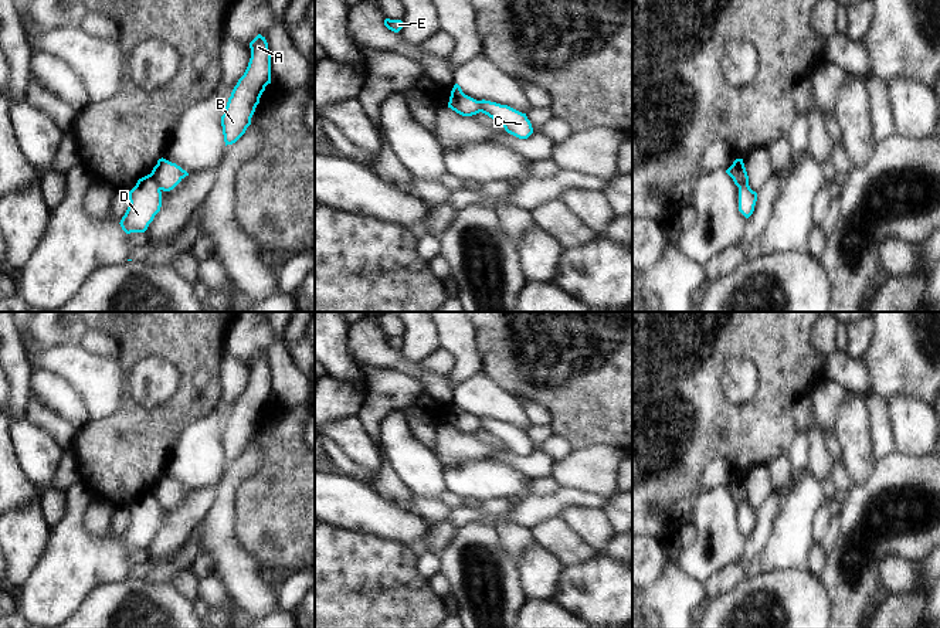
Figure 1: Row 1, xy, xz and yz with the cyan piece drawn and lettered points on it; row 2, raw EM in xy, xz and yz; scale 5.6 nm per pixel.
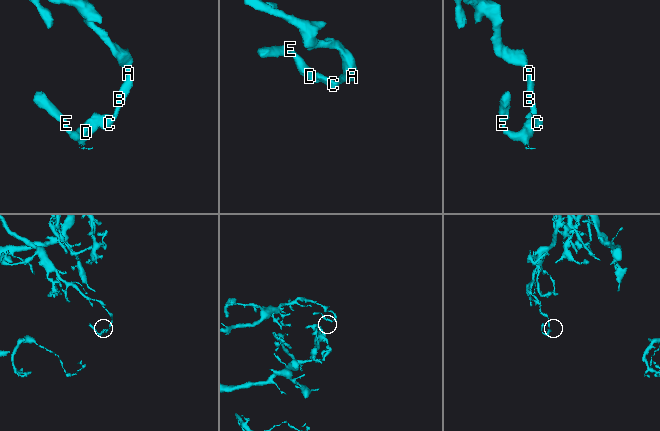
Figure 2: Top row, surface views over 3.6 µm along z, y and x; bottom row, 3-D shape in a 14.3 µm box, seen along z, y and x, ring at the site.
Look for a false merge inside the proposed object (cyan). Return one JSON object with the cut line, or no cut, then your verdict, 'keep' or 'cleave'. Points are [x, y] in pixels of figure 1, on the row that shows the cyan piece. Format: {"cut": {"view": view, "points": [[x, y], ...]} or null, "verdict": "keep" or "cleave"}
{"cut": {"view": "xy", "points": [[149, 175], [160, 189]]}, "verdict": "cleave"}

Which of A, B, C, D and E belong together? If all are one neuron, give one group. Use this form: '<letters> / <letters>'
A B C / D E

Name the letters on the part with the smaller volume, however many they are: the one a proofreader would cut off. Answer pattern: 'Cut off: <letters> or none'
Cut off: D, E

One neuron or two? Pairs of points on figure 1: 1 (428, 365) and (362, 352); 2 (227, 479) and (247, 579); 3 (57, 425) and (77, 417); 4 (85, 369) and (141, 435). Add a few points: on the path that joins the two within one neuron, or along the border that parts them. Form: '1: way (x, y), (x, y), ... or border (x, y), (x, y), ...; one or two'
1: border (416, 363), (426, 373), (444, 376); two
2: way (223, 503), (223, 550), (226, 554); one
3: border (36, 406), (46, 413), (57, 414), (78, 430); two
4: border (122, 373), (118, 406), (105, 417), (90, 421); two

